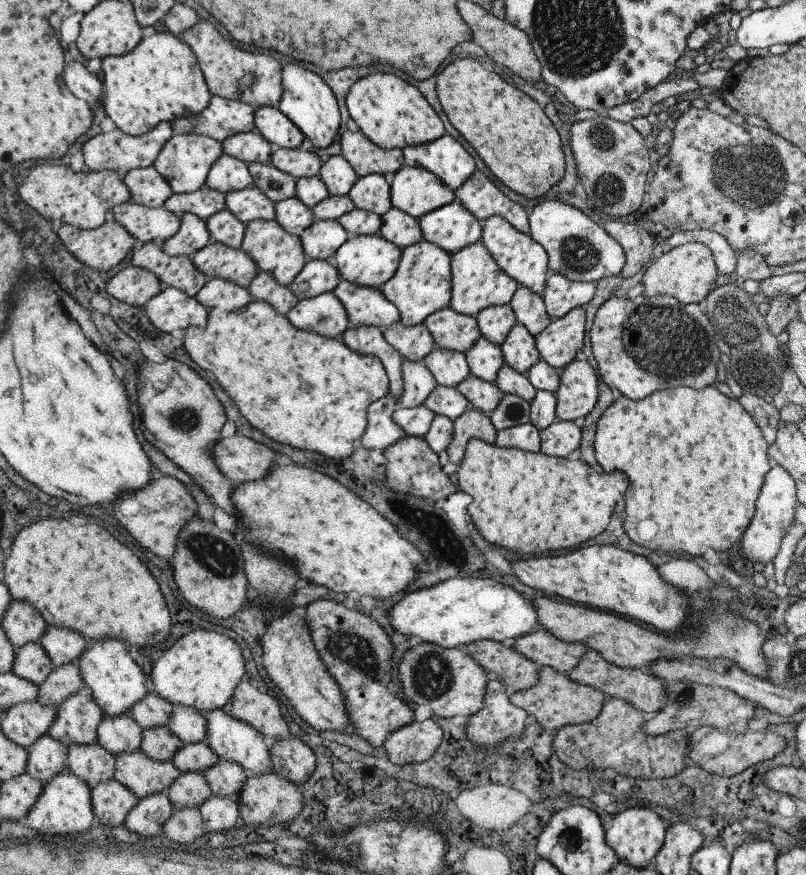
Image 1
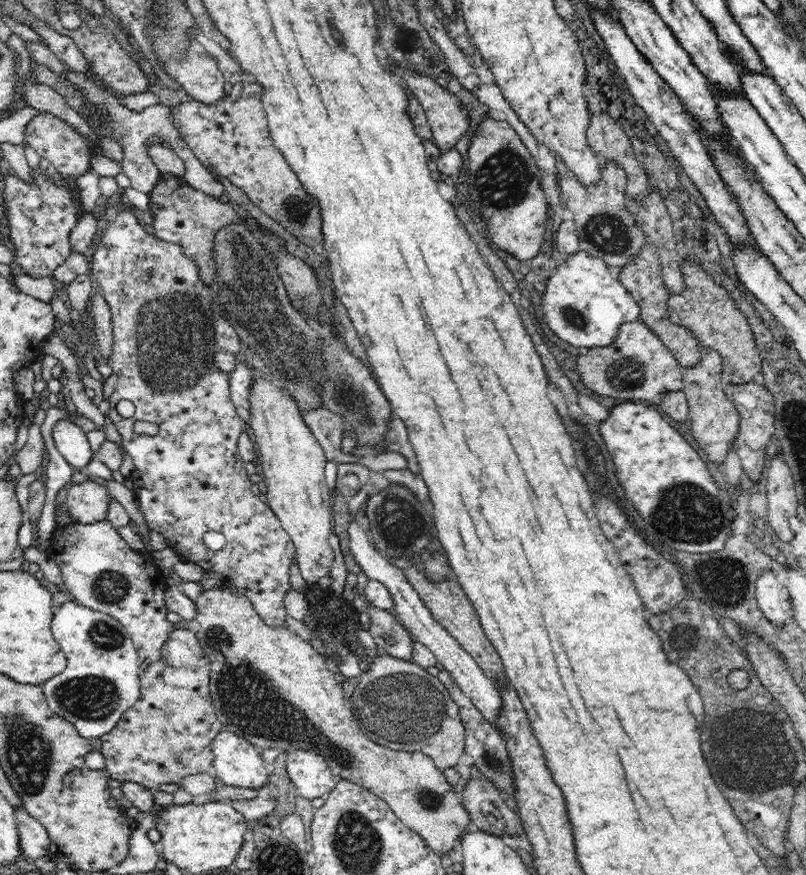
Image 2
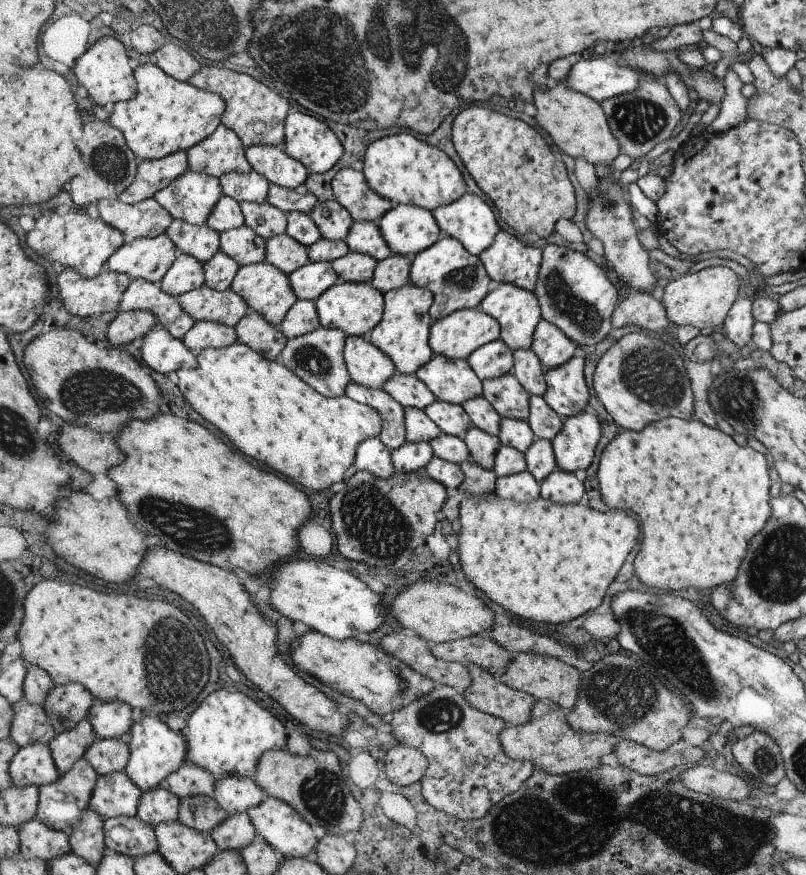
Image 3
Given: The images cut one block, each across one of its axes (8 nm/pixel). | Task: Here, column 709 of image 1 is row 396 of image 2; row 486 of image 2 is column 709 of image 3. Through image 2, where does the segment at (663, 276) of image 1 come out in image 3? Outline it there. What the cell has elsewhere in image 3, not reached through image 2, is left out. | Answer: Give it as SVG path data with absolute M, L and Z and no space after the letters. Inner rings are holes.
M711 266L695 274L675 276L663 288L661 304L665 306L665 316L671 326L675 324L679 328L689 324L689 326L695 326L697 330L715 328L723 324L723 318L727 318L729 310L737 302L737 288L739 288L739 280L733 270L729 270L727 266Z

